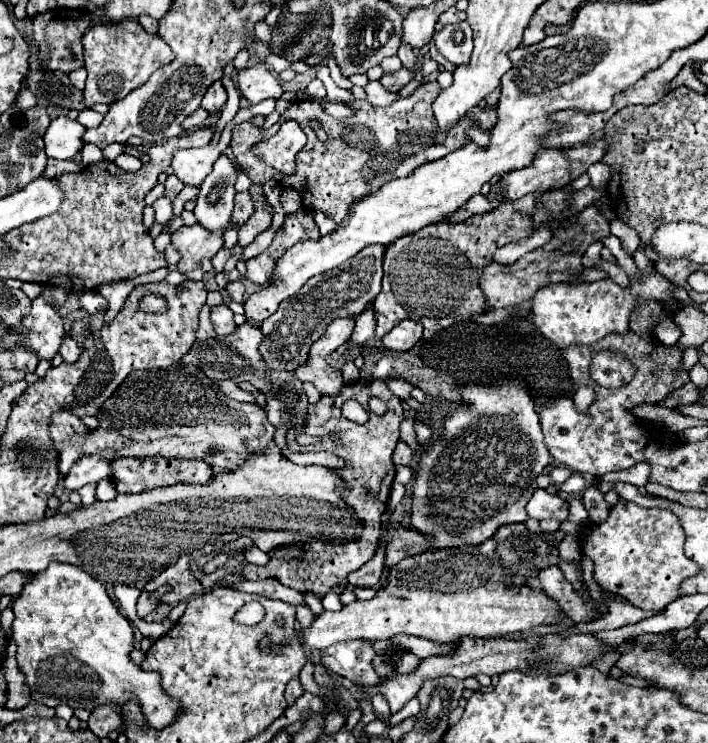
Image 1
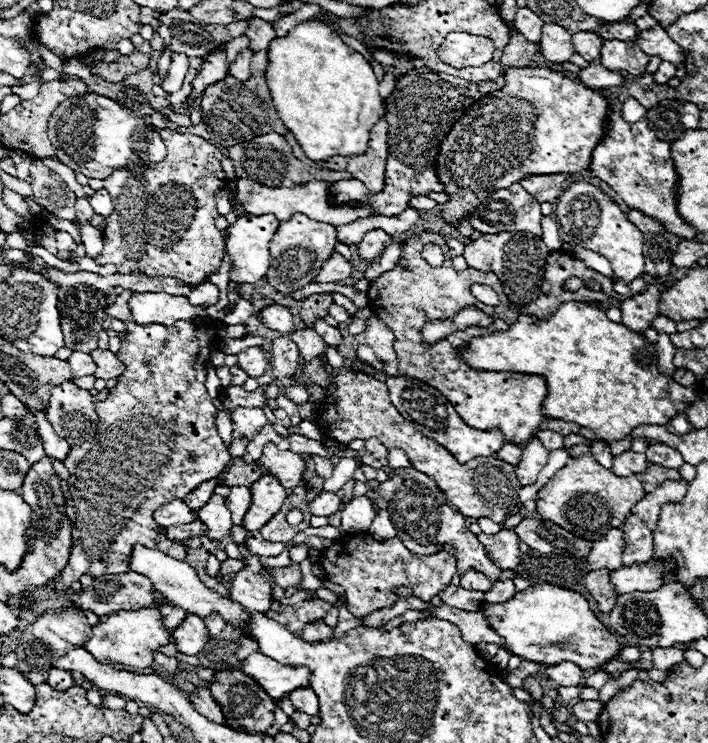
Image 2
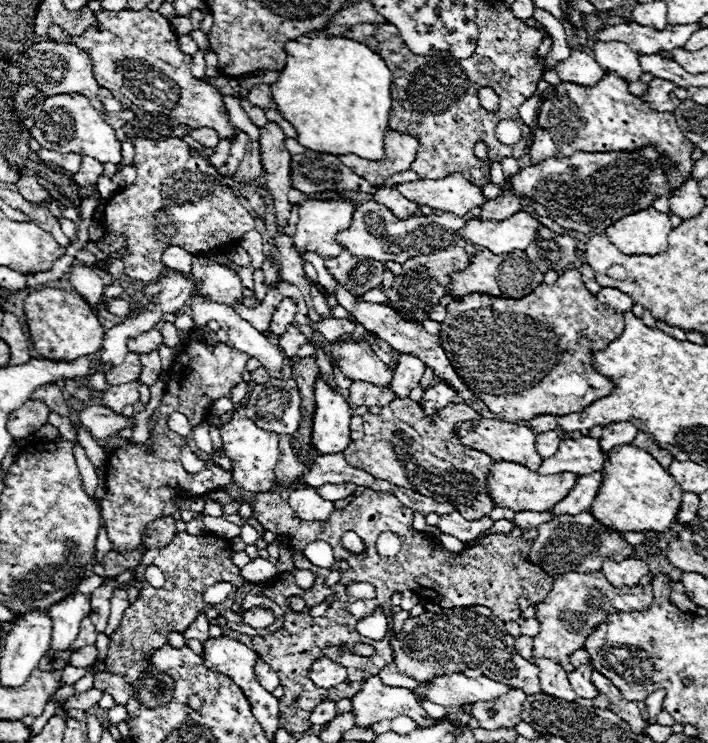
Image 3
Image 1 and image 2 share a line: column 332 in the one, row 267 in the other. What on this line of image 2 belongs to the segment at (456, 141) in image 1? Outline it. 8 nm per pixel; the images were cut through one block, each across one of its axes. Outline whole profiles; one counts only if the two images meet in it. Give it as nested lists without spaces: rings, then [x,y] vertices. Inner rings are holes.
[[[174,128],[158,130],[166,144],[166,158],[154,166],[132,168],[128,174],[112,176],[110,182],[110,196],[114,202],[114,212],[106,216],[104,228],[104,248],[94,258],[96,264],[116,264],[118,272],[124,274],[146,274],[146,276],[172,276],[182,280],[188,286],[200,286],[208,282],[208,276],[216,272],[224,258],[224,240],[222,232],[214,226],[214,220],[220,216],[216,210],[214,194],[224,188],[226,174],[220,166],[222,152],[208,144],[204,138],[194,134],[182,134]]]

